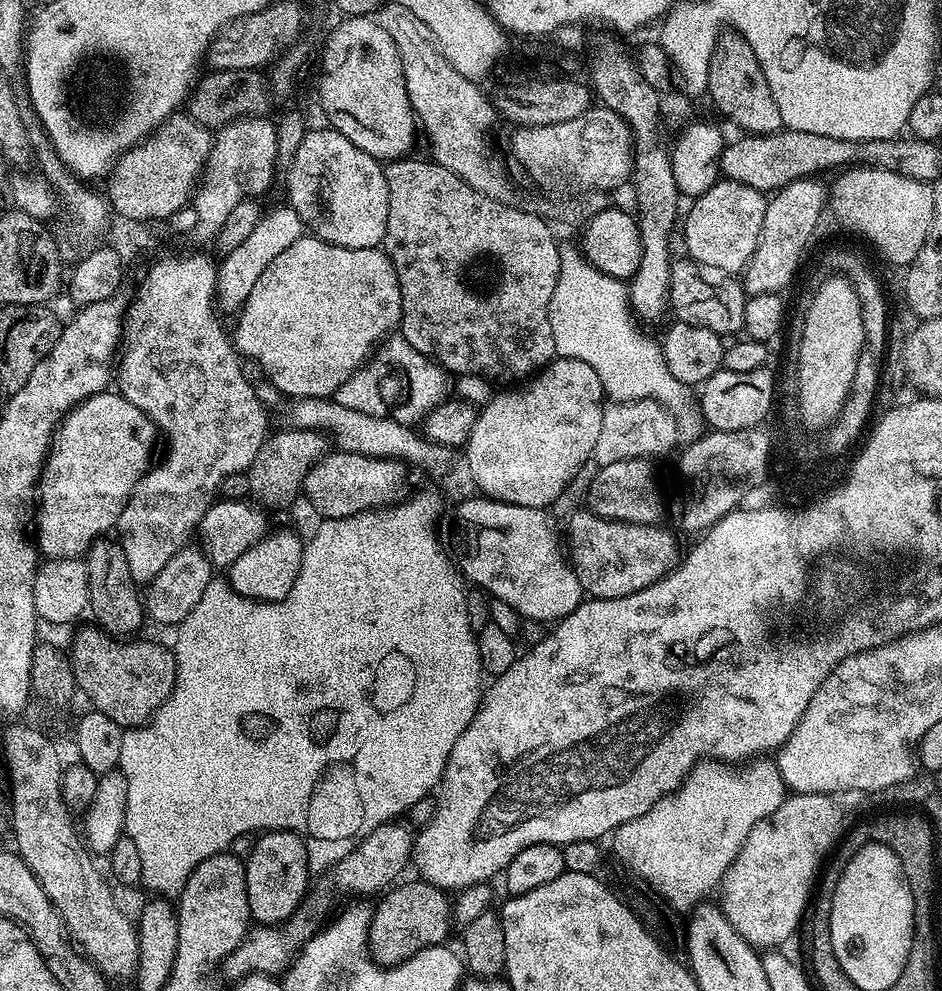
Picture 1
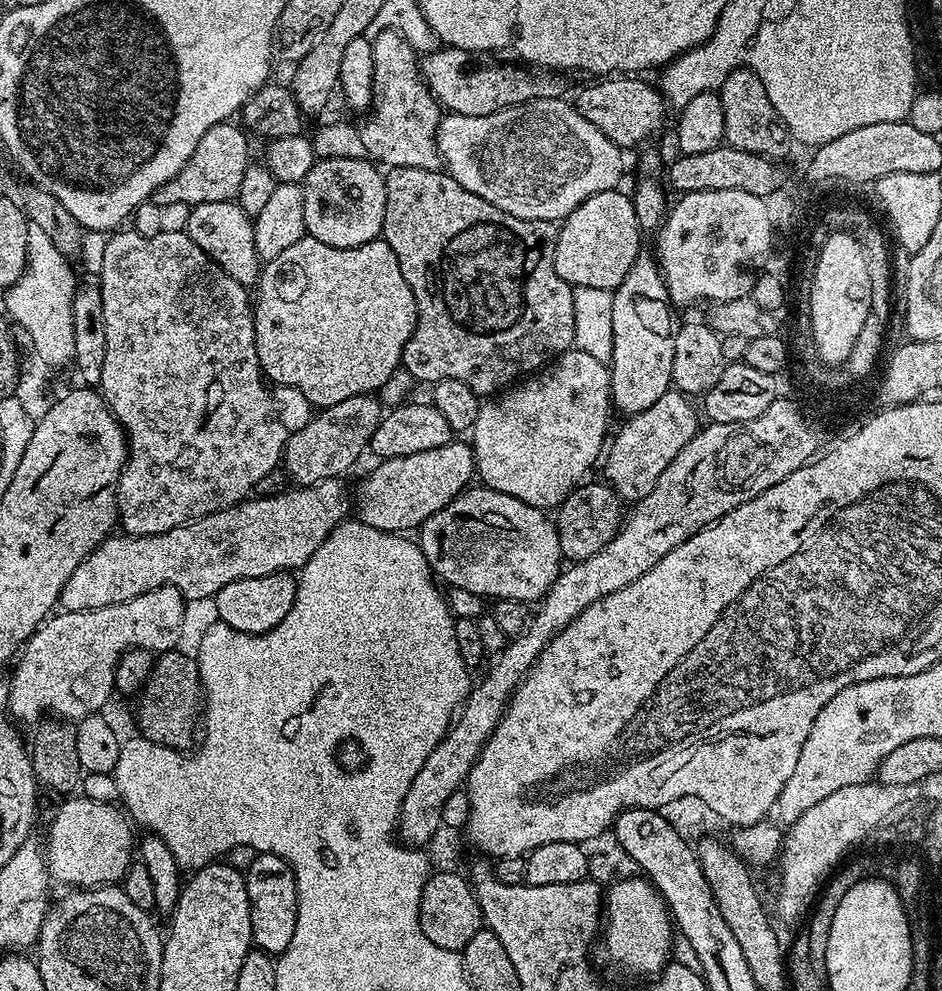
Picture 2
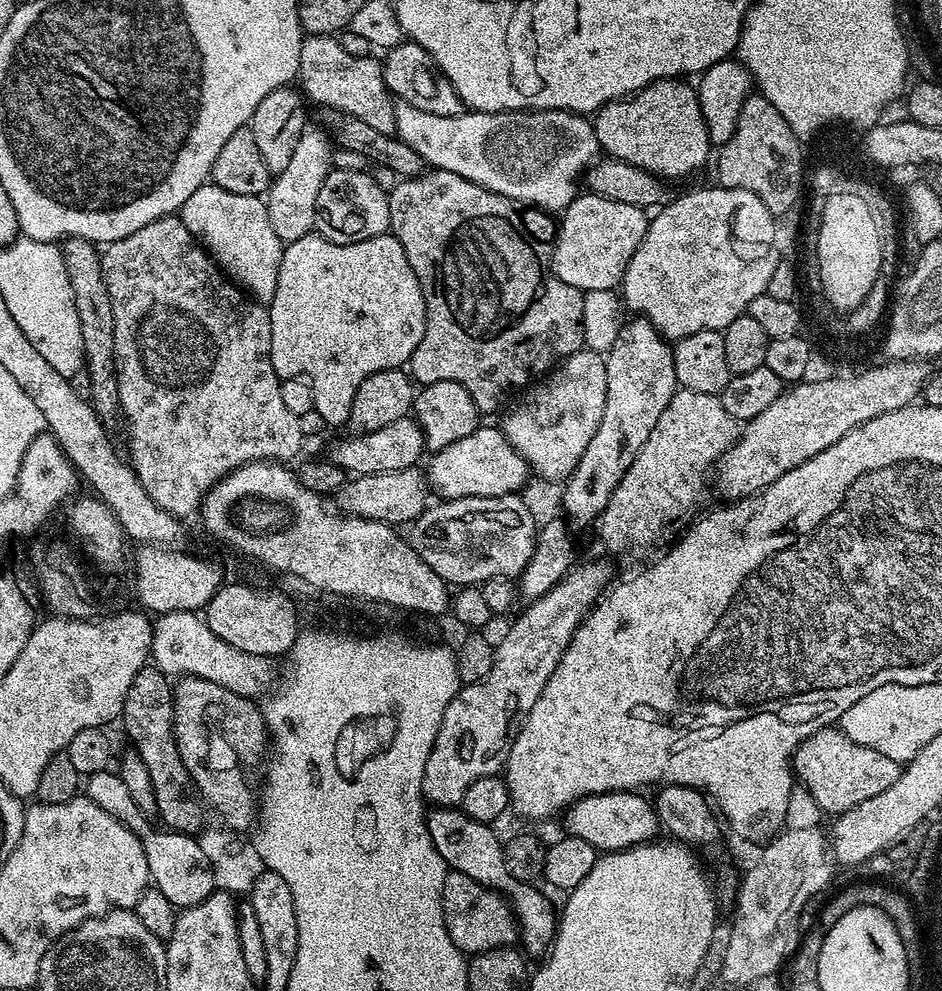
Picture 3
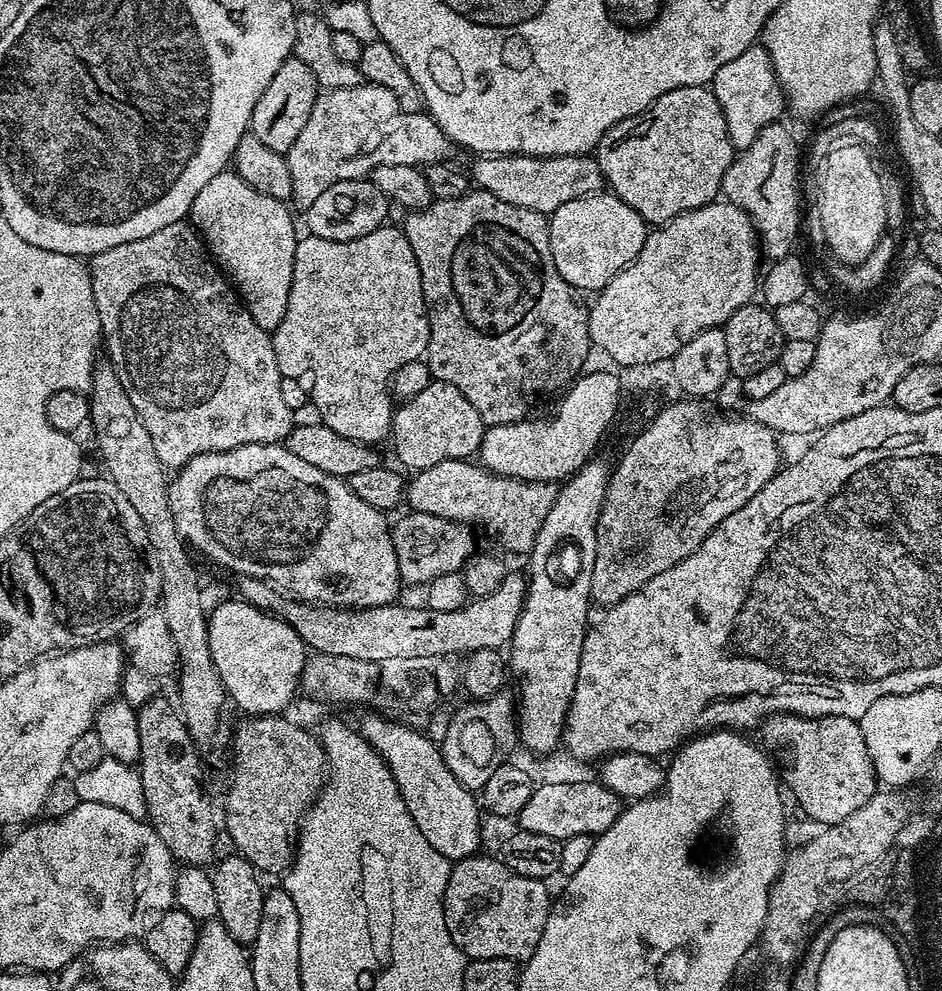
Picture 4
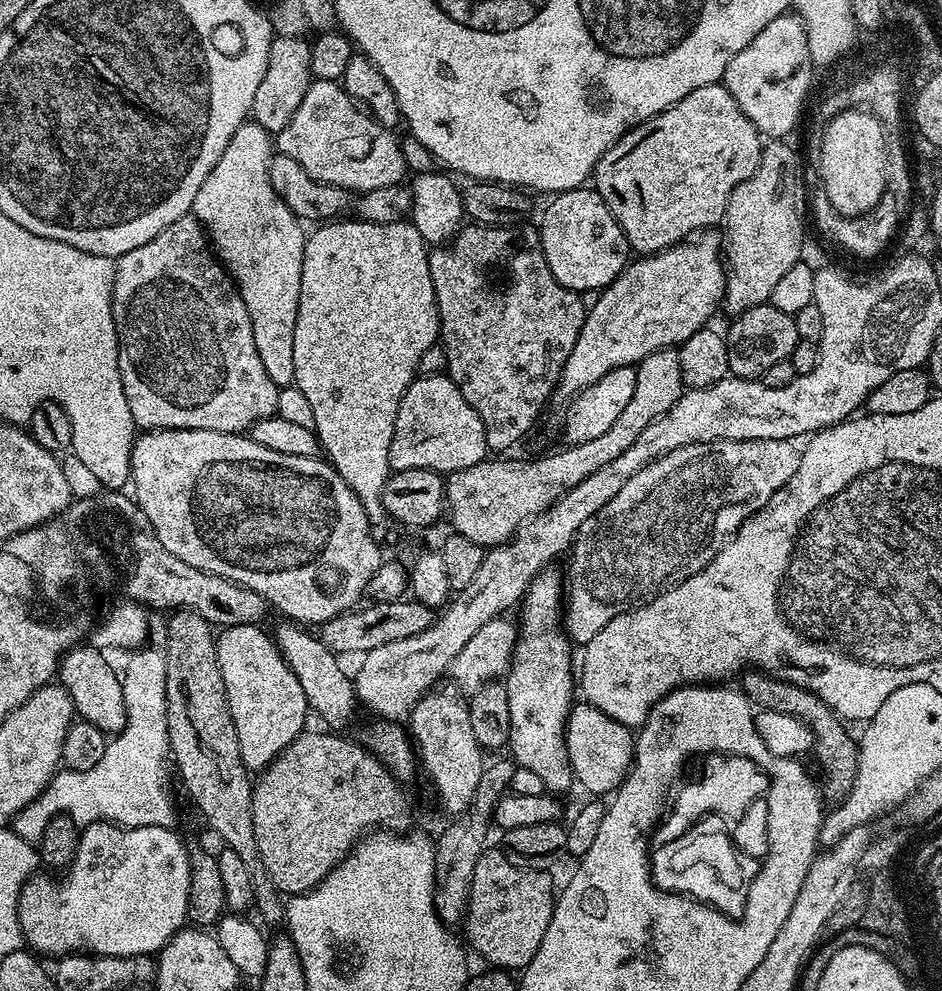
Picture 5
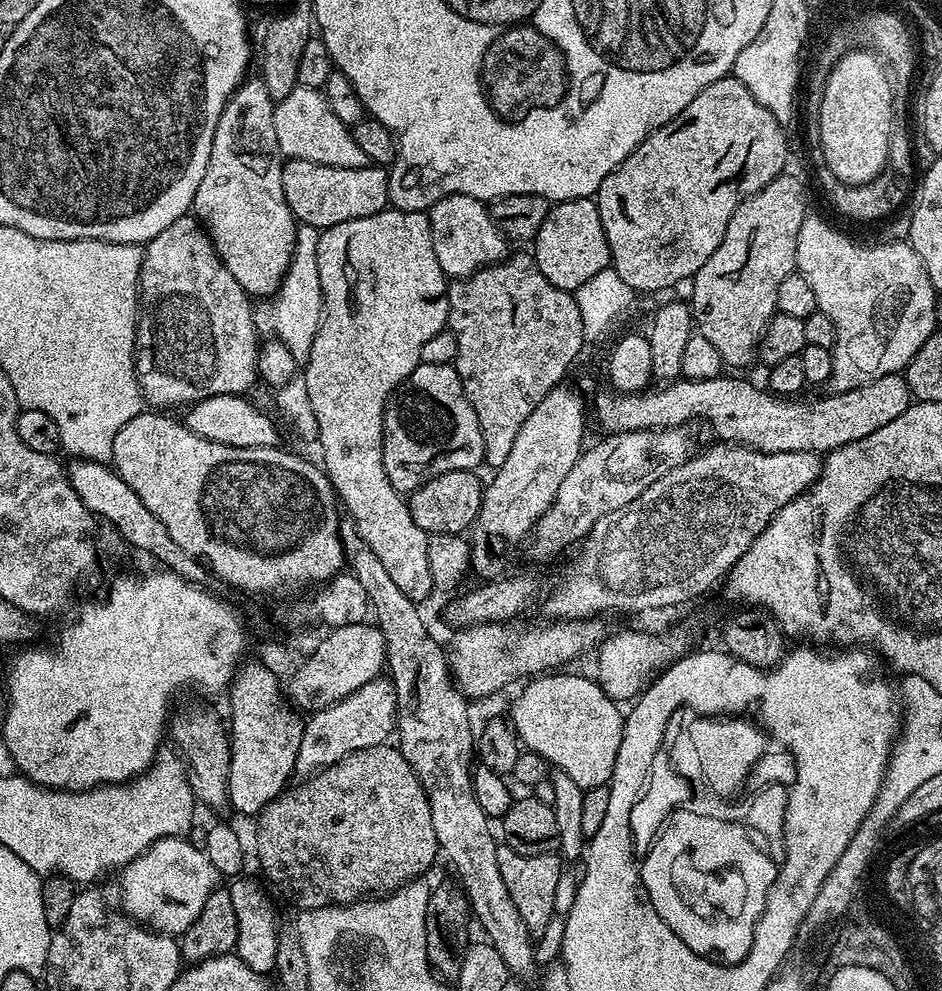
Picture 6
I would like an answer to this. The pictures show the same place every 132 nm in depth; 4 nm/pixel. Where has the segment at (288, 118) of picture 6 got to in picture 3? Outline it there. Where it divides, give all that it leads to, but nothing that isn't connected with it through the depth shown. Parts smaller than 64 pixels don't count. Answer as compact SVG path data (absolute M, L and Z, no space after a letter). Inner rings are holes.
M403 102L395 105L395 135L406 142L424 159L425 165L441 168L450 174L458 174L491 192L515 200L521 206L537 204L559 213L578 195L576 183L581 183L588 169L596 163L602 149L591 119L575 112L563 112L557 108L525 110L522 112L473 112L466 110L461 116L426 114ZM324 130L319 131L302 132L286 170L274 176L266 193L270 224L274 226L274 234L278 234L278 238L285 242L309 235L316 227L318 190L322 190L322 182L333 167L334 151L334 144L329 133Z

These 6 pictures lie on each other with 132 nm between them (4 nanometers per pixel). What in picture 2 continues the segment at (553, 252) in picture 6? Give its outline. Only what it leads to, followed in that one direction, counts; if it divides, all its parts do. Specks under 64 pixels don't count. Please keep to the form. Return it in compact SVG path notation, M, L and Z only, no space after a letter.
M613 190L586 198L564 217L556 237L556 272L576 288L615 290L630 274L630 266L641 254L642 233L632 197L627 191Z

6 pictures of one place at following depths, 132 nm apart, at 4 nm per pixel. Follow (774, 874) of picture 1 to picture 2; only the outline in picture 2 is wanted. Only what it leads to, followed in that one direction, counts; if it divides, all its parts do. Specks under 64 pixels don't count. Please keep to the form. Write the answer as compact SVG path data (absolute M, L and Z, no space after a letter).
M869 782L842 786L834 790L834 794L822 798L822 802L810 806L798 822L791 824L782 840L782 851L778 856L780 889L776 892L777 914L784 920L792 920L804 907L807 909L814 900L810 894L812 884L834 868L837 856L848 847L848 843L861 836L864 829L872 828L889 809L896 807L901 798L901 787Z

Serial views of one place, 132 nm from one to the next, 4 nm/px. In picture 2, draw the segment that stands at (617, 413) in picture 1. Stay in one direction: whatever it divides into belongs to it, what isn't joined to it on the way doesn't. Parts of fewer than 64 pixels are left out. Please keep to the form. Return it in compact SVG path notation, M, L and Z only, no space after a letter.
M670 390L662 394L658 402L646 406L646 410L631 413L625 419L628 421L617 430L616 437L614 432L606 448L603 479L611 484L621 501L635 502L650 494L650 490L654 490L658 474L662 474L662 470L670 466L682 446L686 446L686 442L696 436L698 423L696 424L696 412L691 403L693 401L685 393Z

